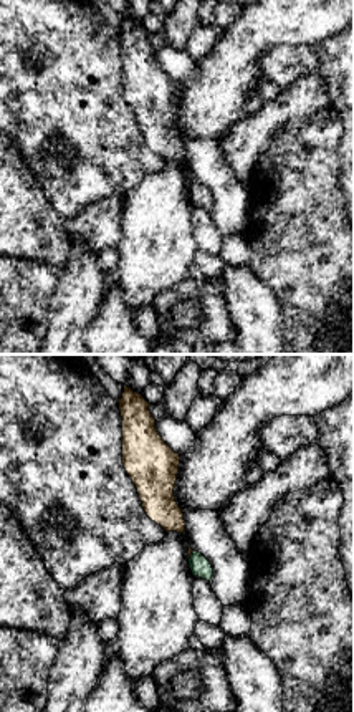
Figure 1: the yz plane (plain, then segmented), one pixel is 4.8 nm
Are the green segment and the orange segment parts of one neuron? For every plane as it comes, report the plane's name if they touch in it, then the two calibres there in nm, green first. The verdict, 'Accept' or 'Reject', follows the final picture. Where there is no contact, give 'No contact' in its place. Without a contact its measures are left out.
Touches green in yz. Thickness 100 nm (green) against 20 nm

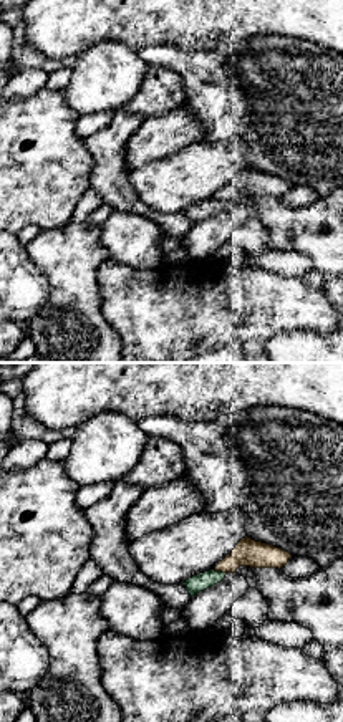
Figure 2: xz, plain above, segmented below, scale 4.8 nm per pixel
Touches green in xz. Thickness 90 nm (green) against 140 nm

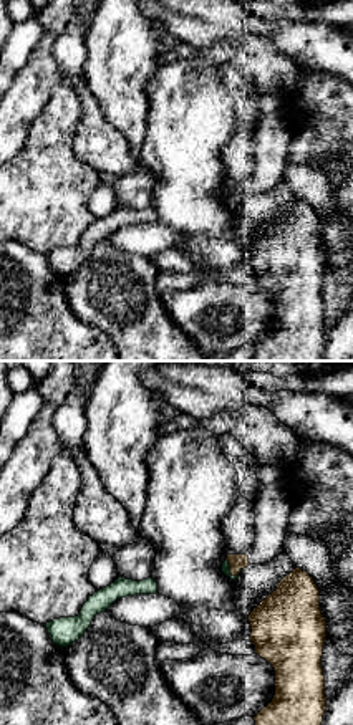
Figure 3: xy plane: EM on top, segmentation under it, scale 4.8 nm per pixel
Touches green in xy. Thickness 50 nm (green) against 80 nm

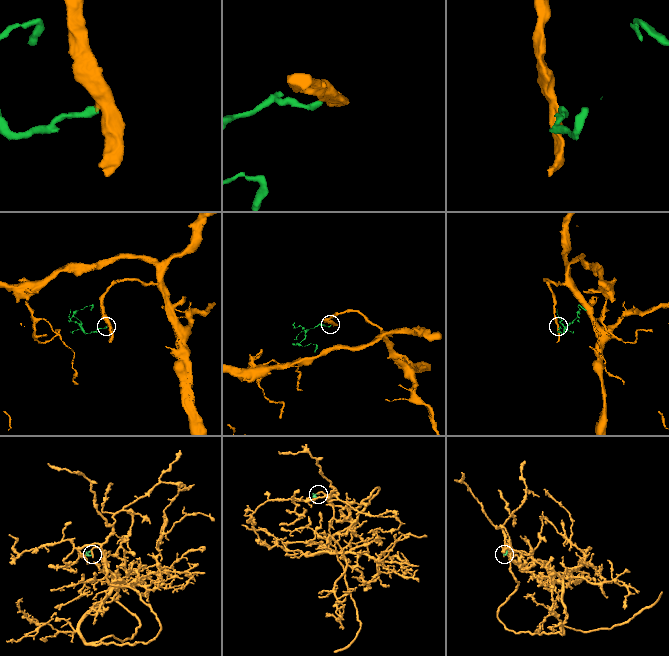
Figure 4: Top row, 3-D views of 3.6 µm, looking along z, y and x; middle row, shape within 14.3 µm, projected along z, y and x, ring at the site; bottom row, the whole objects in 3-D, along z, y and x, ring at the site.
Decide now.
Reject

